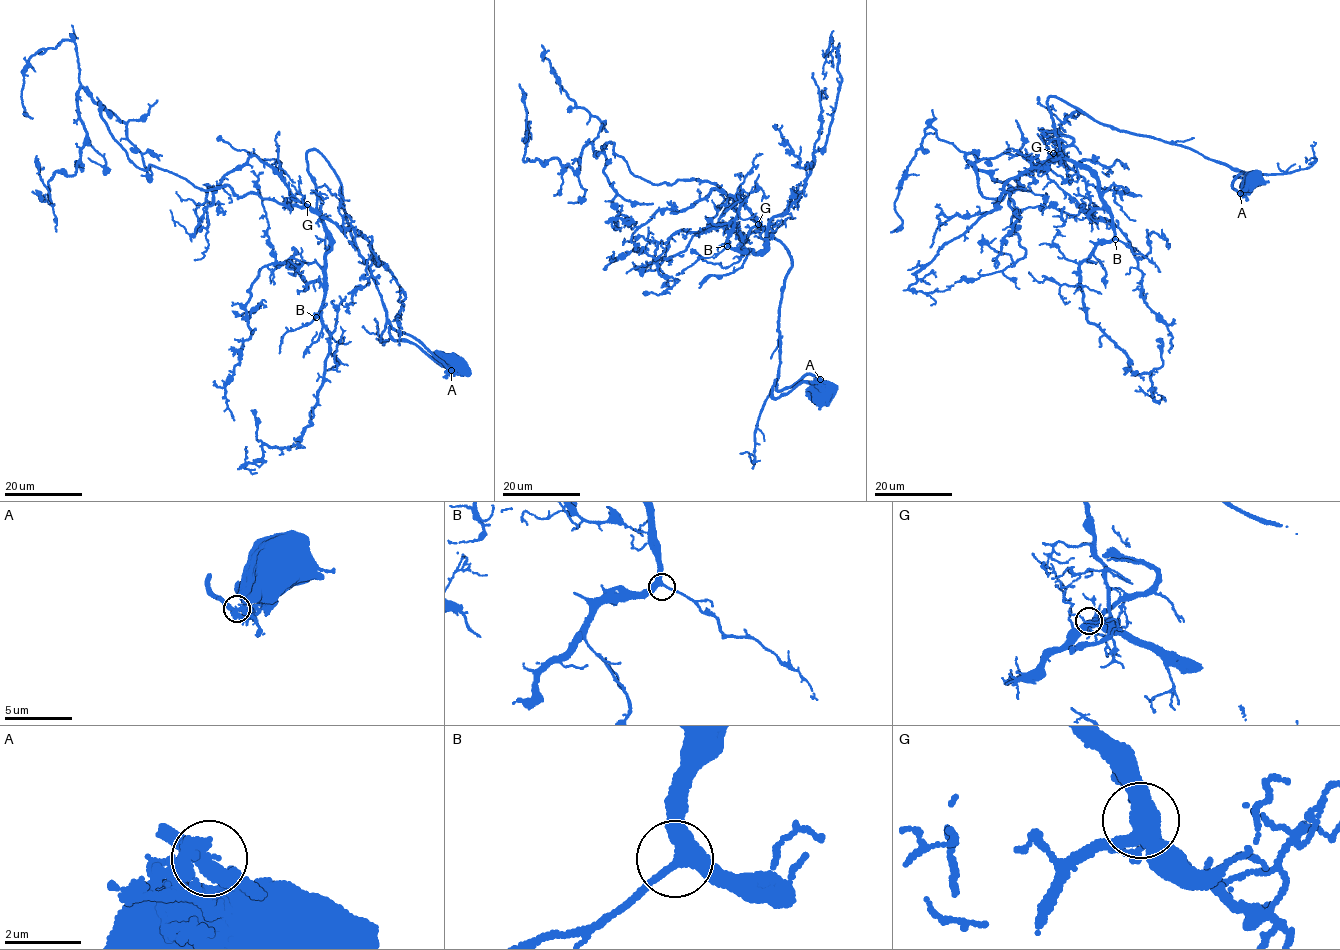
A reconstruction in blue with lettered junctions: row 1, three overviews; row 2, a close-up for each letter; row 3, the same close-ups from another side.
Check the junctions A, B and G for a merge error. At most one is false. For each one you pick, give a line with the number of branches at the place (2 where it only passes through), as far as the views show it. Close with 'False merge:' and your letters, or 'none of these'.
A: 2
False merge: A

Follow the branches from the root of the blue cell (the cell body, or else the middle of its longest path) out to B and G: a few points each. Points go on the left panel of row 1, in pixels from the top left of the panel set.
B: (456, 364), (450, 370), (390, 325), (347, 223), (339, 179), (312, 149), (307, 170), (330, 244), (316, 317)
G: (456, 364), (450, 370), (390, 325), (347, 223), (339, 179), (312, 149), (306, 159), (316, 207), (307, 204)

